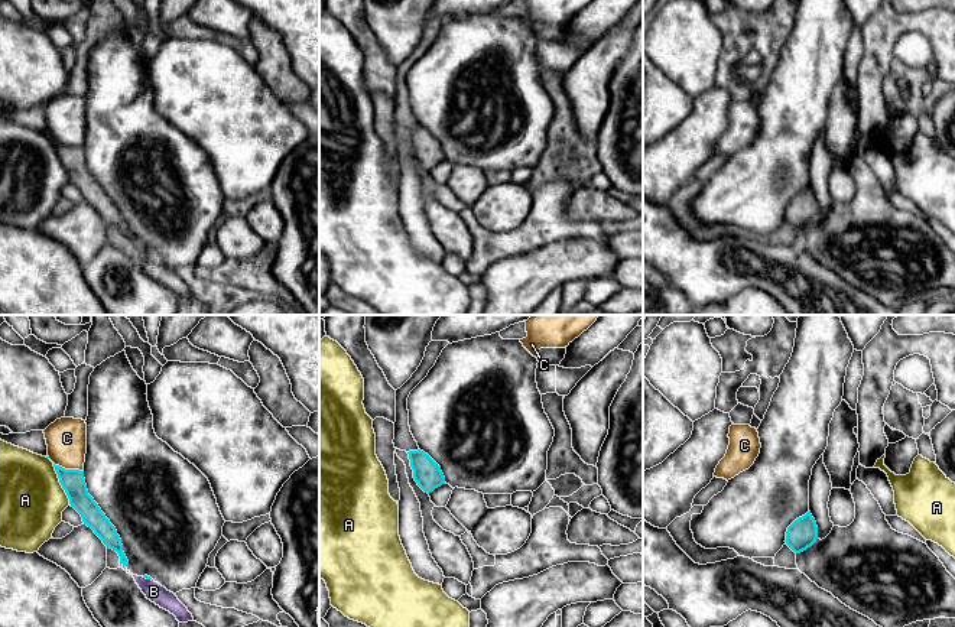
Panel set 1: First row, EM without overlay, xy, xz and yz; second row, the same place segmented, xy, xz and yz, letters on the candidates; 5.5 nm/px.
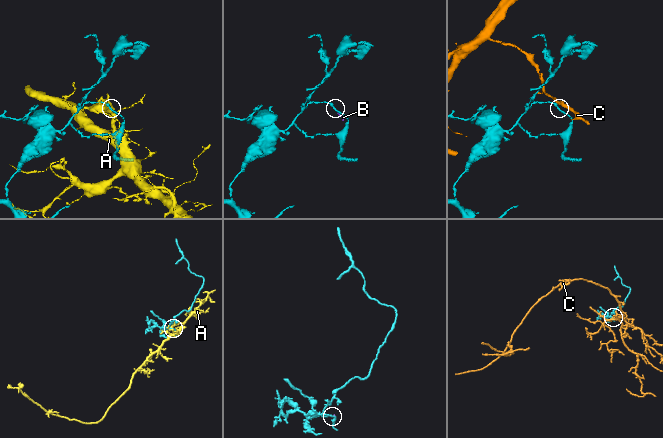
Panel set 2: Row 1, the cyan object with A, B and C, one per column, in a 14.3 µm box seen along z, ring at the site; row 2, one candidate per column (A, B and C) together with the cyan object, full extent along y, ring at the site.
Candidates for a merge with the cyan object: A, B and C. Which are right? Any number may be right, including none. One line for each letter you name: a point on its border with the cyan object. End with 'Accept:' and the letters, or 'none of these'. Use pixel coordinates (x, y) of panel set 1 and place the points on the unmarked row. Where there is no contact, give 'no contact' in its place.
Accept: none of these

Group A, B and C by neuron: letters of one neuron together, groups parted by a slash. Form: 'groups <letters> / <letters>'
groups A / B / C

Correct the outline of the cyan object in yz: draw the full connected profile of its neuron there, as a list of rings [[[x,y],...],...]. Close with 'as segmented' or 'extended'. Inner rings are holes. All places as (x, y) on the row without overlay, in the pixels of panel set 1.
[[[808,188],[787,204],[785,218],[795,230],[800,230],[811,224],[816,215],[818,202],[811,188]]]; as segmented

